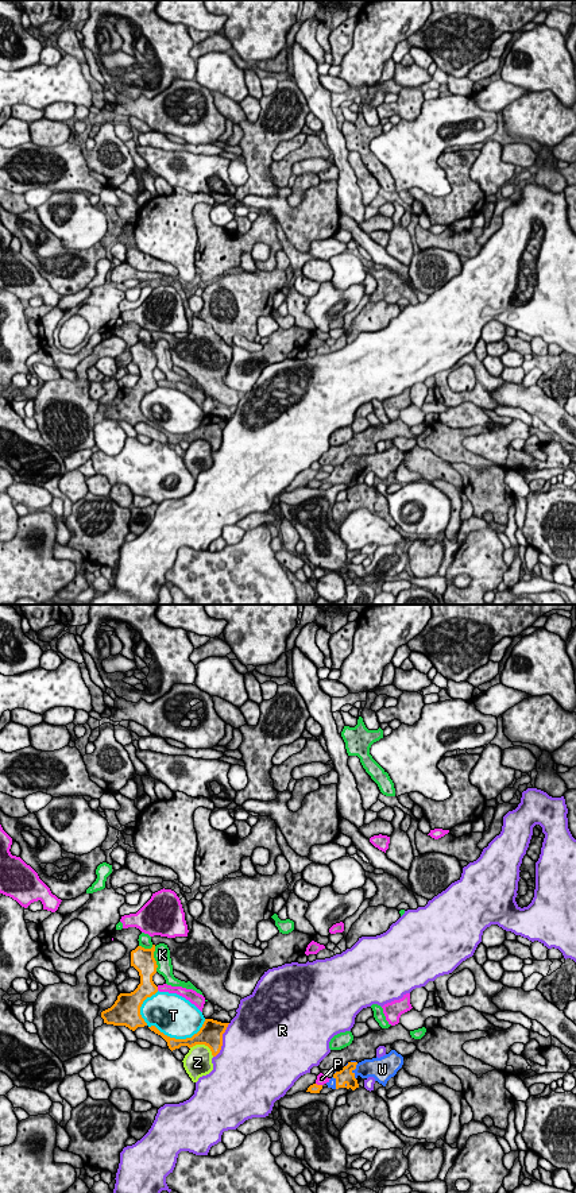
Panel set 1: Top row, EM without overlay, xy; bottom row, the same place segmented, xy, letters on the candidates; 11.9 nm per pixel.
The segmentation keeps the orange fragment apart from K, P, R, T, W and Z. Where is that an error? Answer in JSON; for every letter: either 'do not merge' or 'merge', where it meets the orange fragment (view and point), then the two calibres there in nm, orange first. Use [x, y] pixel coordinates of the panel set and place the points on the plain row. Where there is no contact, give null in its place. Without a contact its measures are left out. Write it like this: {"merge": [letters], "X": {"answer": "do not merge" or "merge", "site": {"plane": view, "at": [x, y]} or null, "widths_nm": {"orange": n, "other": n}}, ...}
{"merge": ["W"], "K": {"answer": "do not merge", "site": {"plane": "xy", "at": [154, 346]}, "widths_nm": {"orange": 280, "other": 190}}, "P": {"answer": "do not merge", "site": {"plane": "xy", "at": [319, 481]}, "widths_nm": {"orange": 120, "other": 120}}, "R": {"answer": "do not merge", "site": {"plane": "xy", "at": [221, 436]}, "widths_nm": {"orange": 280, "other": 480}}, "T": {"answer": "do not merge", "site": {"plane": "xy", "at": [169, 432]}, "widths_nm": {"orange": 140, "other": 480}}, "W": {"answer": "merge", "site": {"plane": "xy", "at": [355, 463]}, "widths_nm": {"orange": 190, "other": 240}}, "Z": {"answer": "do not merge", "site": {"plane": "xy", "at": [203, 439]}, "widths_nm": {"orange": 280, "other": 340}}}

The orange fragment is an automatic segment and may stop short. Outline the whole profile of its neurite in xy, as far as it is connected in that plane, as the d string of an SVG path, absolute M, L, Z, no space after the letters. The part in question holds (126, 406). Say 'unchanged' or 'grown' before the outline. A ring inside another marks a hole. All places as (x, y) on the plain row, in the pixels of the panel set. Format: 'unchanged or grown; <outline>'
unchanged; M155 340L151 344L138 341L131 347L131 362L140 371L140 379L131 389L120 389L115 399L101 408L104 418L113 421L125 421L135 426L138 422L144 422L147 418L140 410L140 402L147 393L158 387L158 382L152 377L156 368L156 356L154 354Z

